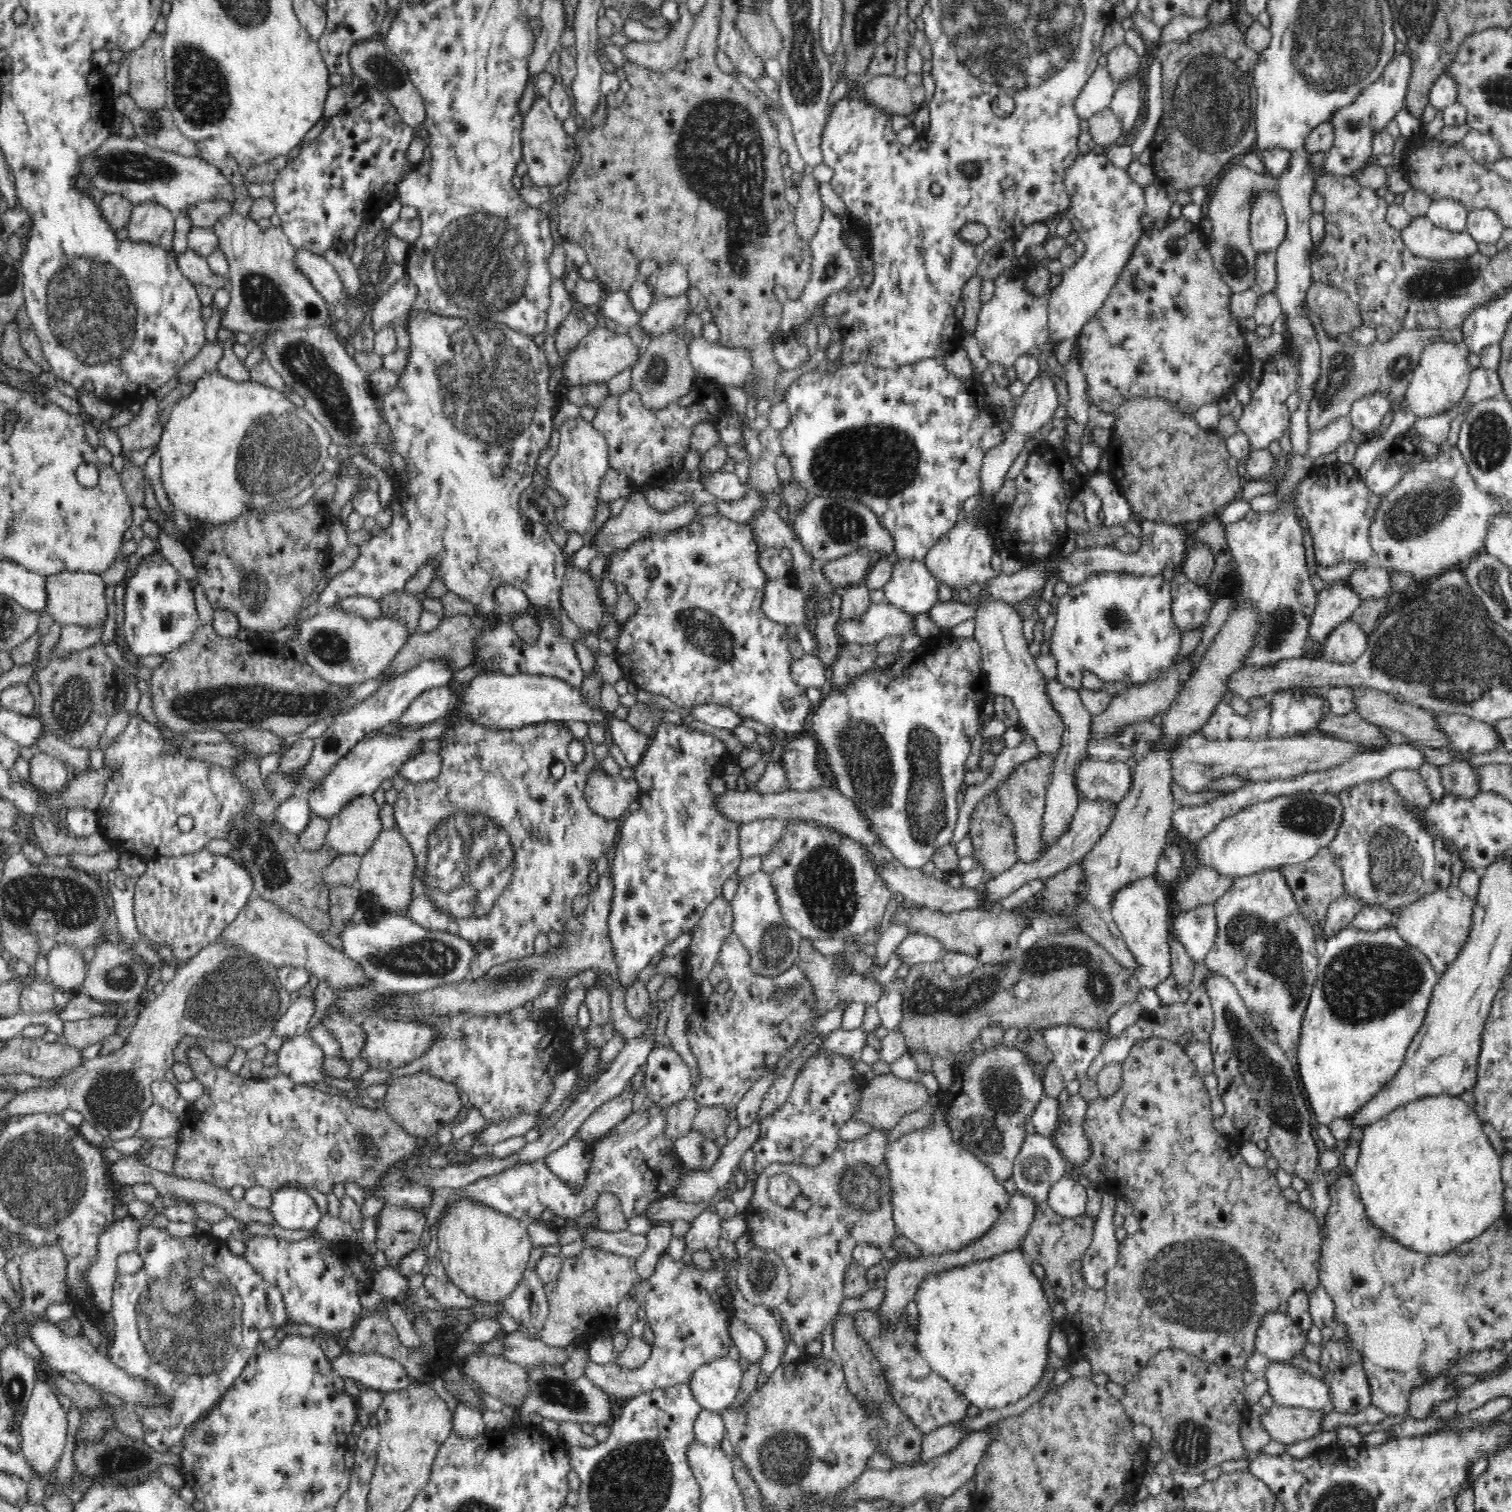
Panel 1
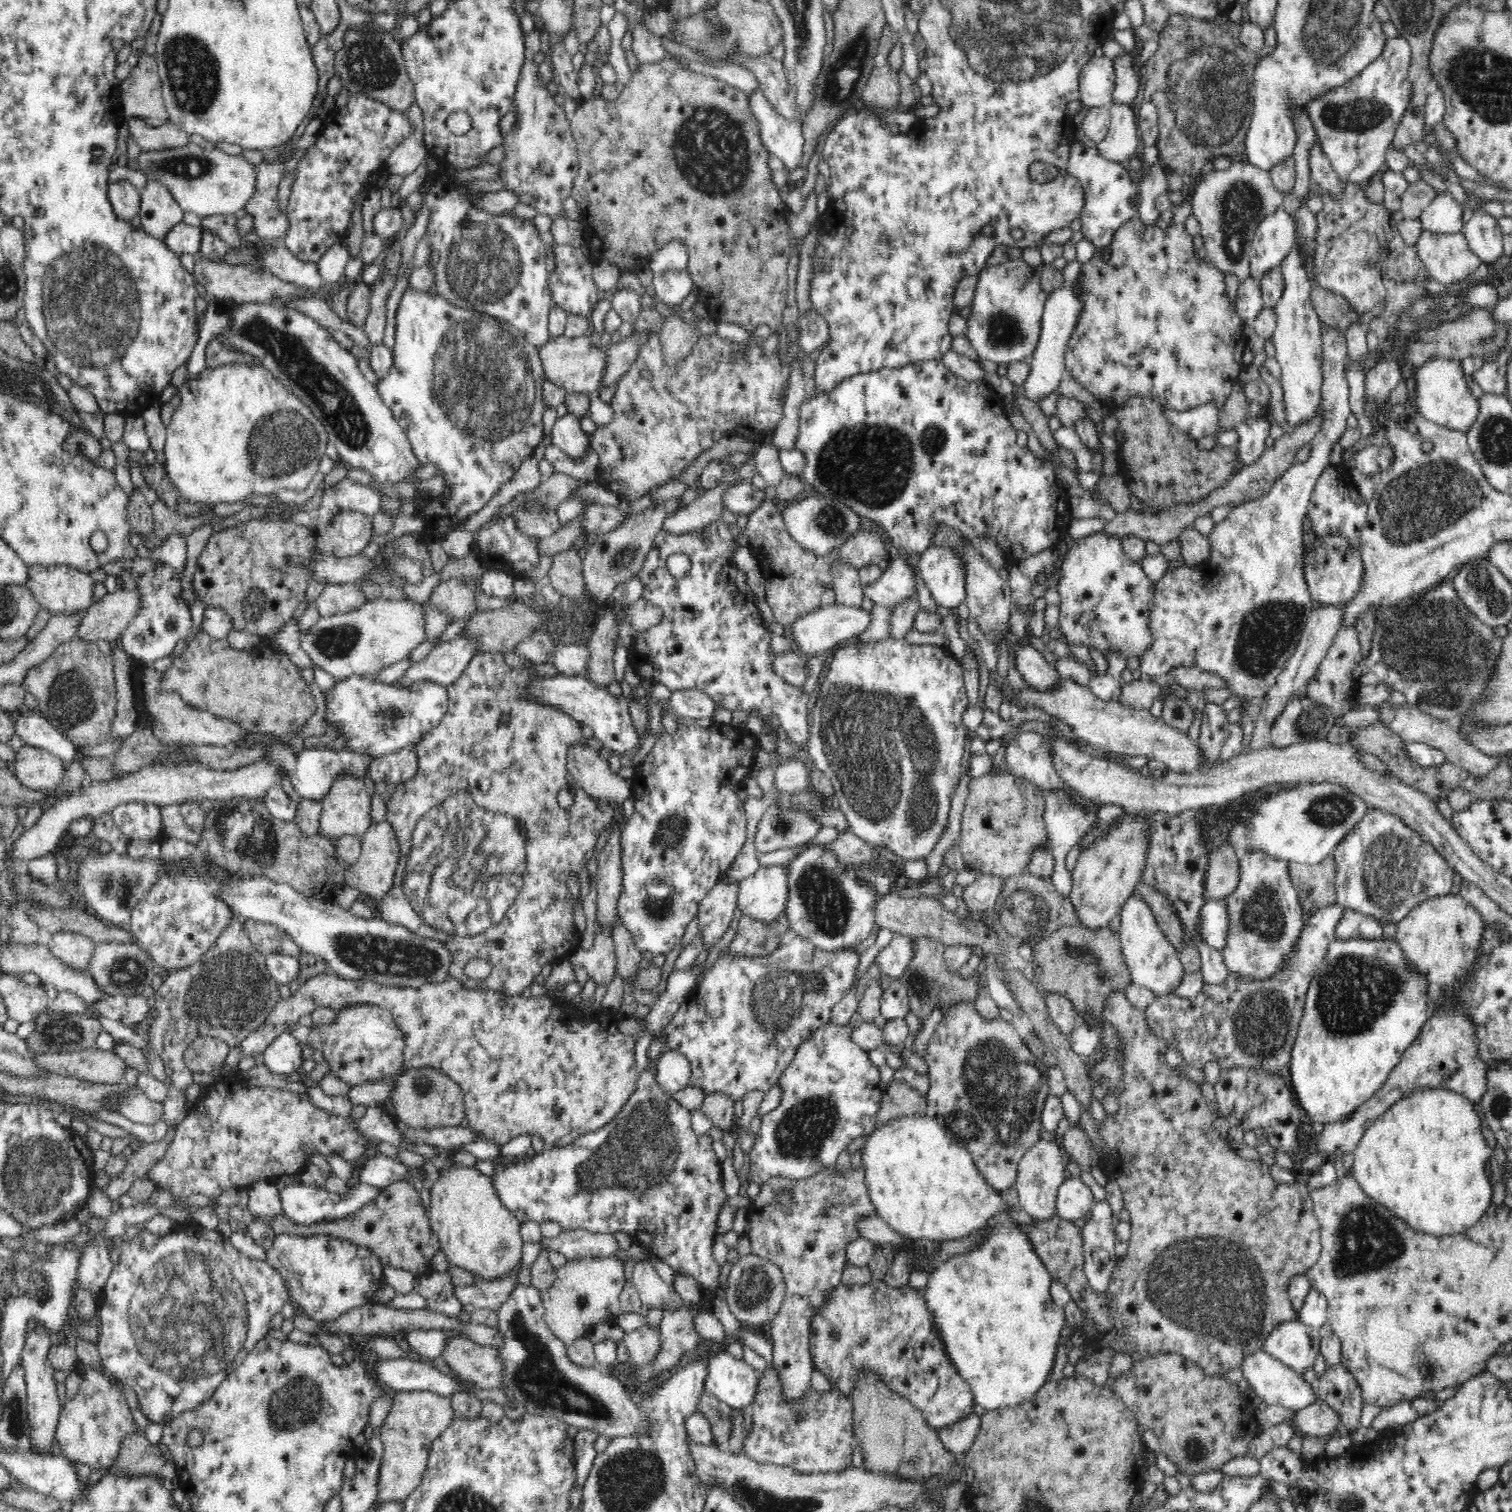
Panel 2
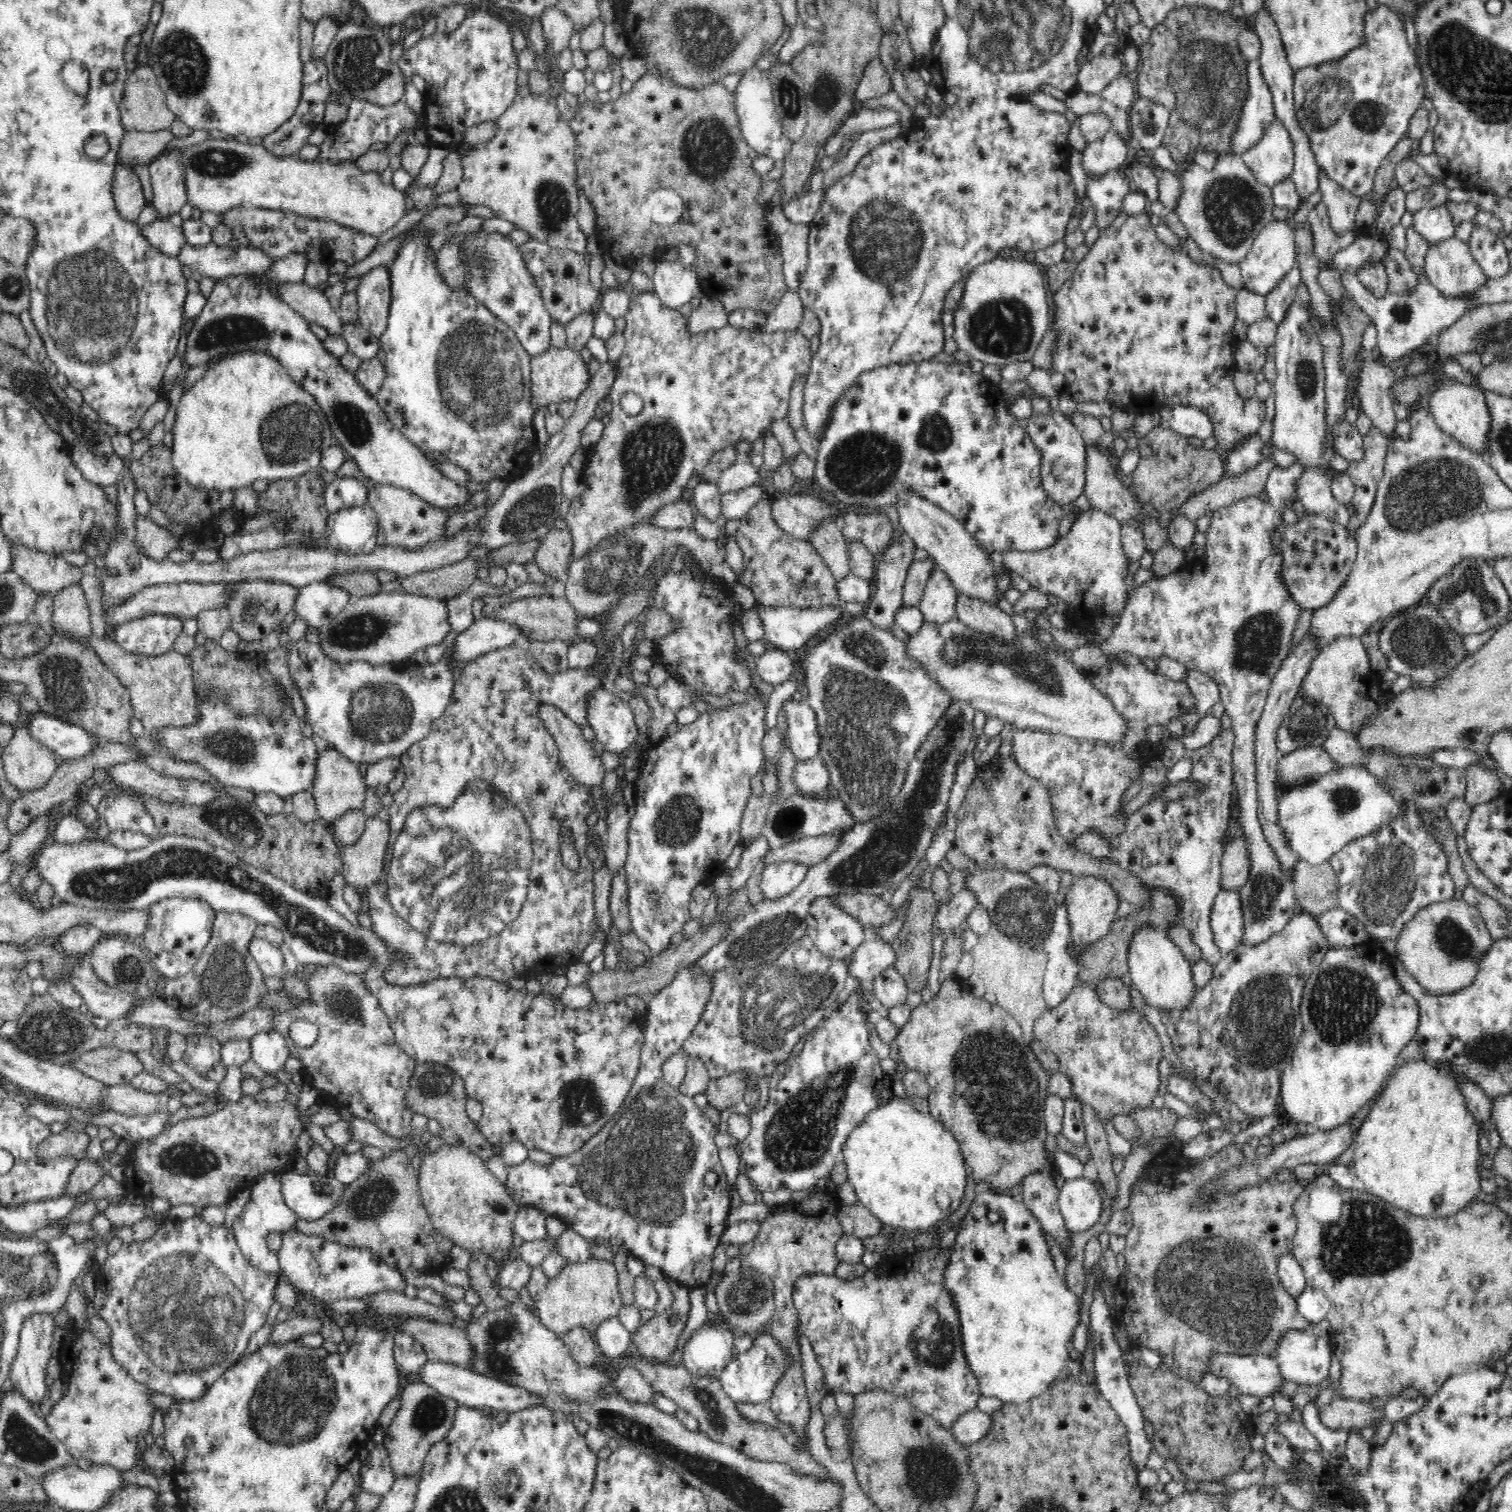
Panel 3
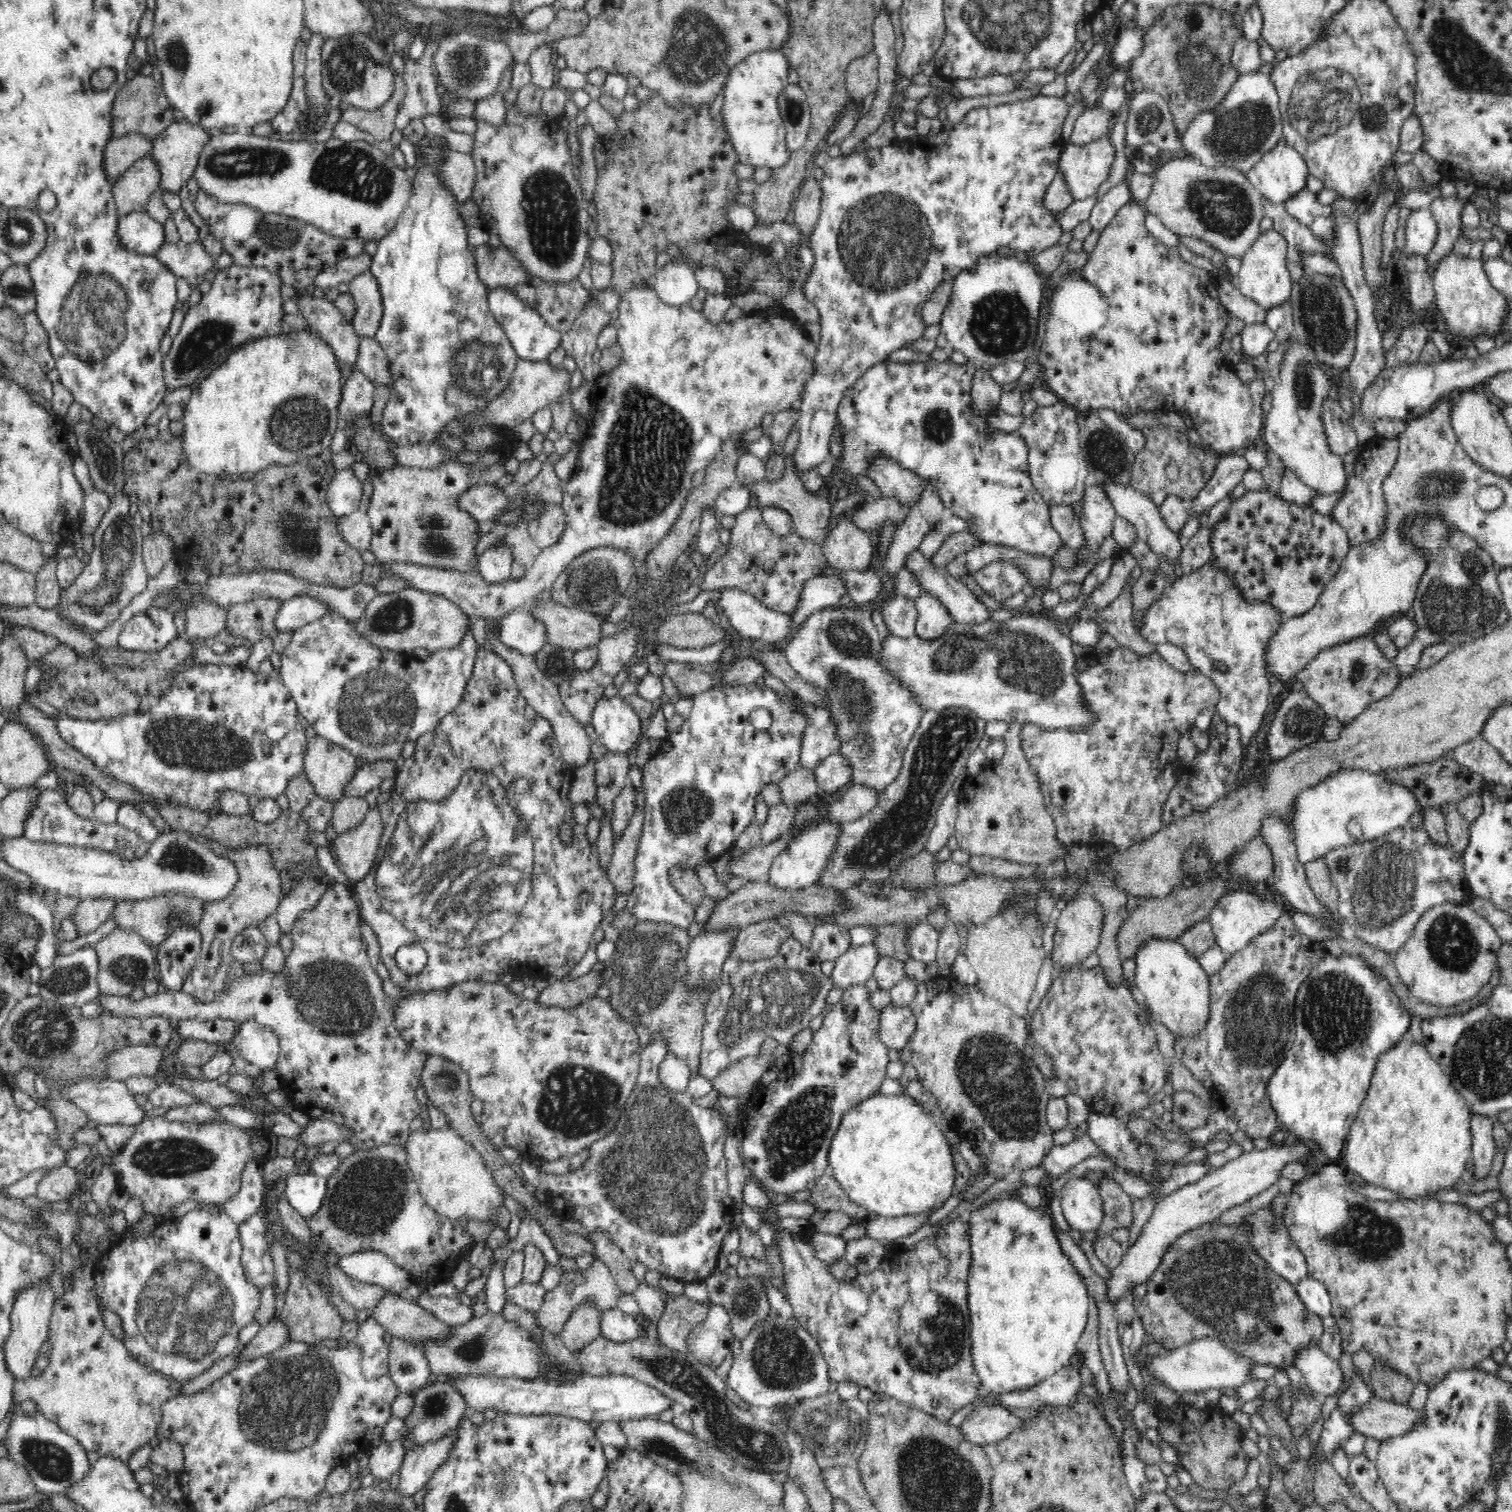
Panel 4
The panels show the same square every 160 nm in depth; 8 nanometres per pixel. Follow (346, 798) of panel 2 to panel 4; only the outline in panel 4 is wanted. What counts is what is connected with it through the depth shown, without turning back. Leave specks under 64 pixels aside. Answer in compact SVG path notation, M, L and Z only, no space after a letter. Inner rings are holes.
M318 734L308 739L304 752L304 772L314 787L315 795L336 804L345 798L346 784L352 782L356 772L356 757L344 747L329 742Z

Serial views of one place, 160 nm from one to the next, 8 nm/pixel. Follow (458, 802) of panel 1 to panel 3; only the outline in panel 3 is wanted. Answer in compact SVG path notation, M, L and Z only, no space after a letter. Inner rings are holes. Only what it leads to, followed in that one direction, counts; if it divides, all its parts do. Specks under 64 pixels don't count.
M507 646L506 649L496 649L488 654L474 659L464 671L456 677L452 700L447 710L432 724L430 734L400 756L404 767L404 782L401 788L393 794L394 802L388 807L382 807L378 816L389 826L388 848L384 858L384 872L376 884L366 888L364 906L371 919L372 929L378 937L394 950L399 950L400 957L392 957L390 966L384 970L384 980L391 985L420 985L434 979L458 977L480 978L490 977L498 982L508 982L510 976L521 978L529 973L543 973L557 967L569 967L579 962L584 950L593 940L593 934L600 930L595 911L595 890L593 885L592 862L586 855L588 846L588 824L586 818L595 810L593 796L586 792L586 786L575 781L569 770L559 757L555 739L551 736L538 716L541 704L552 704L560 709L576 725L582 728L588 724L588 698L596 692L600 680L596 680L594 672L588 669L568 669L558 674L545 672L527 653L525 647ZM473 779L480 779L495 786L522 810L531 830L533 859L529 872L529 885L526 900L519 915L502 929L500 934L474 943L470 946L451 943L434 942L418 930L414 930L408 921L398 916L388 899L386 882L390 863L394 854L394 842L399 832L404 828L406 818L414 808L420 806L440 806L450 808L456 798L463 792L465 786ZM560 828L569 828L575 844L575 855L578 862L576 870L565 867L560 852Z

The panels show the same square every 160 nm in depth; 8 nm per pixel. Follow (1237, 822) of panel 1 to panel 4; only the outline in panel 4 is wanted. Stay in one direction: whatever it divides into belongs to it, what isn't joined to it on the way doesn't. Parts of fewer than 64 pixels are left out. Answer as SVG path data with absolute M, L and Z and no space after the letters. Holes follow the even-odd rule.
M1341 770L1311 787L1304 790L1296 799L1295 812L1290 824L1296 845L1297 860L1303 865L1318 858L1324 859L1330 850L1340 848L1340 846L1381 837L1391 830L1404 826L1415 813L1422 813L1420 800L1416 799L1406 786L1390 781L1383 773L1367 770Z

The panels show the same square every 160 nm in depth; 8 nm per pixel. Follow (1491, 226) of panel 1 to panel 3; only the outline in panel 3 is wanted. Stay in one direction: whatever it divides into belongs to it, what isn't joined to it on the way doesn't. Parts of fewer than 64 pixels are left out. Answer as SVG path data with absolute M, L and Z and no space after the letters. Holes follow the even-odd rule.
M1474 226L1468 244L1474 259L1487 277L1500 278L1511 269L1509 252L1495 231L1484 226Z

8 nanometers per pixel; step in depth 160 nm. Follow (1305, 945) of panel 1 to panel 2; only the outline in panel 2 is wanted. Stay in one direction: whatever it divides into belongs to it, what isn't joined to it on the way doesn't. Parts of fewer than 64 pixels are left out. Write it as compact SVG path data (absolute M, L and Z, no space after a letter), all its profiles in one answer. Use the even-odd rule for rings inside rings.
M1250 850L1249 852L1240 853L1239 857L1239 883L1236 890L1224 898L1227 903L1227 911L1229 914L1228 921L1228 942L1226 942L1226 948L1221 950L1222 958L1229 971L1235 971L1235 974L1242 974L1243 978L1258 978L1266 979L1270 975L1276 974L1280 970L1281 963L1288 958L1288 954L1292 954L1293 947L1297 946L1297 940L1300 939L1301 930L1304 928L1304 918L1302 917L1303 909L1299 903L1299 894L1292 884L1289 875L1289 863L1279 858L1270 858L1269 854L1266 854L1262 850Z

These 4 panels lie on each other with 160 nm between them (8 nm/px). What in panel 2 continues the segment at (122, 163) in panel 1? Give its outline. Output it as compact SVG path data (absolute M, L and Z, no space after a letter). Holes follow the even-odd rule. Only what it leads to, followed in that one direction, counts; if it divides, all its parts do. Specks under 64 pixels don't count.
M188 143L186 146L176 147L173 149L157 151L140 151L137 156L137 170L144 172L147 179L159 179L172 192L172 197L176 198L176 203L180 209L185 212L193 212L198 217L210 217L216 215L235 215L239 210L244 209L252 197L256 194L256 171L254 165L248 163L240 155L230 155L222 149L214 147L208 150Z

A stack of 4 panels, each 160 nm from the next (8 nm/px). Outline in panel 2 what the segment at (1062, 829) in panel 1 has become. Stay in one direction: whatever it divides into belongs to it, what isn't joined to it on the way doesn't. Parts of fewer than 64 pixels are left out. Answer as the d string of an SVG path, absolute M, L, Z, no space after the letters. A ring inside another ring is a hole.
M1020 644L1015 648L1016 667L1028 685L1035 687L1036 690L1048 691L1058 682L1059 673L1056 668L1049 664L1049 660L1038 649L1032 645L1023 647Z

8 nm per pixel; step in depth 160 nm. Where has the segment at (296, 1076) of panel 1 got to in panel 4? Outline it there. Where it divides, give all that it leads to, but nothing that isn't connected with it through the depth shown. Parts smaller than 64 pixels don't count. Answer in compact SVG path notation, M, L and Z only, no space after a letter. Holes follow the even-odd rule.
M254 1021L240 1023L233 1032L232 1042L239 1056L260 1069L274 1068L278 1062L280 1045L277 1034L270 1027Z

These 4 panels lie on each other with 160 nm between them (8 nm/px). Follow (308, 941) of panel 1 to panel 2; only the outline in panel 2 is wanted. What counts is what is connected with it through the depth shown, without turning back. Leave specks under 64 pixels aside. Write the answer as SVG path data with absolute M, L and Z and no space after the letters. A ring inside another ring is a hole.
M245 919L243 927L247 931L248 939L252 940L252 945L262 956L278 952L279 954L292 955L298 959L300 954L304 954L290 940L289 934L282 932L281 928L276 925Z

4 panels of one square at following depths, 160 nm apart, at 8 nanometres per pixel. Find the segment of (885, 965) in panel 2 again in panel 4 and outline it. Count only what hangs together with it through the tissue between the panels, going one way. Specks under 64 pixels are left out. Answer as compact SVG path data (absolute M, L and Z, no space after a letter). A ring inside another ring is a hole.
M873 944L851 947L840 958L836 958L830 979L834 987L847 989L849 986L866 984L872 978L874 966L881 954Z

